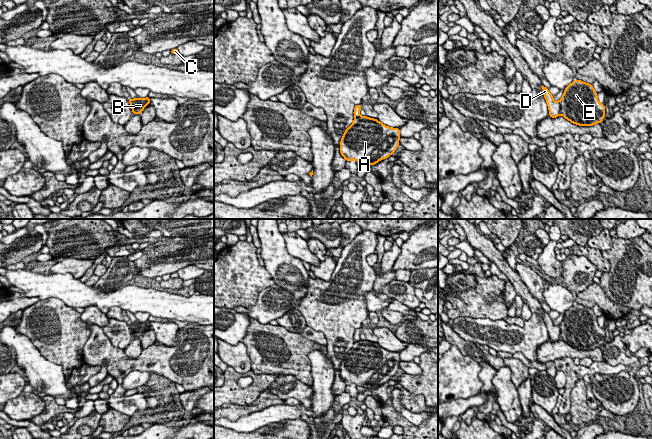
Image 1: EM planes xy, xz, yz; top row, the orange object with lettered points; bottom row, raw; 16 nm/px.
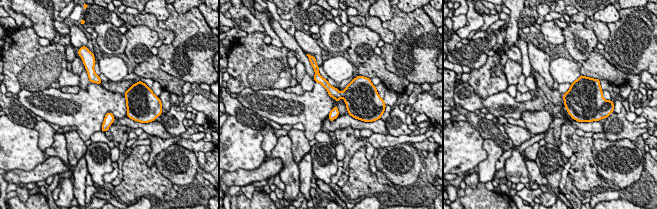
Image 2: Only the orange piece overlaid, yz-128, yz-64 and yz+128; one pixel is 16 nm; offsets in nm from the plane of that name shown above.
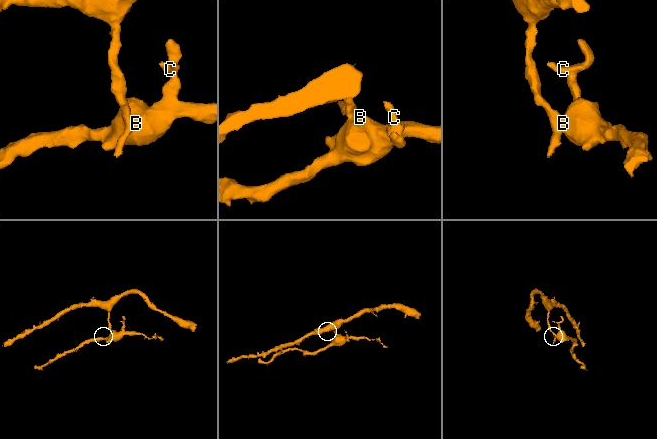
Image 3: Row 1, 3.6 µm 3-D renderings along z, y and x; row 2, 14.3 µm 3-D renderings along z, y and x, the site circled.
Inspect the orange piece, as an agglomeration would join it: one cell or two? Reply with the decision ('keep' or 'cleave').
cleave

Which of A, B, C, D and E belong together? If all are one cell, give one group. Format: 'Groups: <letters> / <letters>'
Groups: A B C E / D

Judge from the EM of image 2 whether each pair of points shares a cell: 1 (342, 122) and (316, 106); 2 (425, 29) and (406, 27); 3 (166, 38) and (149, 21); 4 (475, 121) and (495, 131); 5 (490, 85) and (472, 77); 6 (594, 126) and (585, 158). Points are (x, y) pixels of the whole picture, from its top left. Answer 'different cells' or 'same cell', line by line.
1: different cells
2: same cell
3: same cell
4: same cell
5: same cell
6: different cells

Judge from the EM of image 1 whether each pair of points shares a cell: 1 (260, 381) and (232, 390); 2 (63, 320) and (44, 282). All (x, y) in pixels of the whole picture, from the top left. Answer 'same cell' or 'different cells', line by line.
1: same cell
2: different cells

